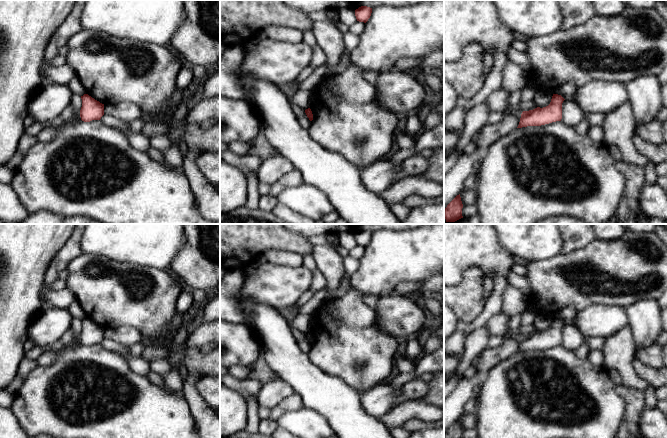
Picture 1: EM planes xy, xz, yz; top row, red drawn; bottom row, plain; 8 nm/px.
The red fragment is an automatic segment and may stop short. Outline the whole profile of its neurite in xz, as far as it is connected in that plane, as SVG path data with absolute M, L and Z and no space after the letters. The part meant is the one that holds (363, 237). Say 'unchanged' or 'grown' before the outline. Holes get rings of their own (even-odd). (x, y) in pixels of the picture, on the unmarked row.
unchanged; M361 230L355 234L355 240L357 245L366 247L370 242L372 237L372 232L367 230Z

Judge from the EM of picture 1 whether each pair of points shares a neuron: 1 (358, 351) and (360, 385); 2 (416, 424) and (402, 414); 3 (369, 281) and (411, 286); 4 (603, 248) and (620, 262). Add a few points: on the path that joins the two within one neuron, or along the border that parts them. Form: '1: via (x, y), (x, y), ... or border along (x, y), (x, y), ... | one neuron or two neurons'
1: via (360, 359), (360, 377) | one neuron
2: border along (433, 421), (408, 419), (400, 426) | two neurons
3: border along (420, 280), (400, 281), (392, 293) | two neurons
4: via (607, 252), (616, 261) | one neuron

